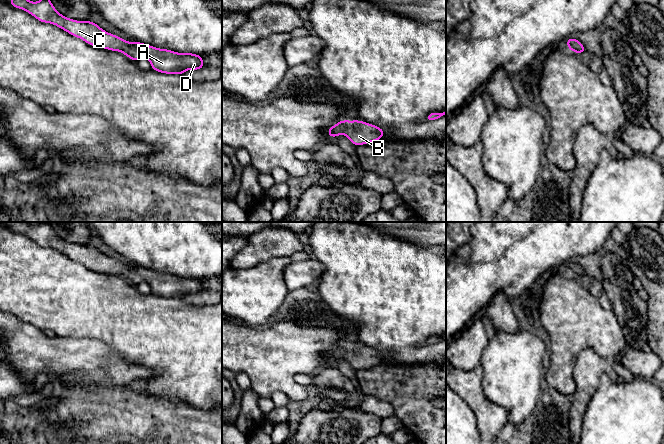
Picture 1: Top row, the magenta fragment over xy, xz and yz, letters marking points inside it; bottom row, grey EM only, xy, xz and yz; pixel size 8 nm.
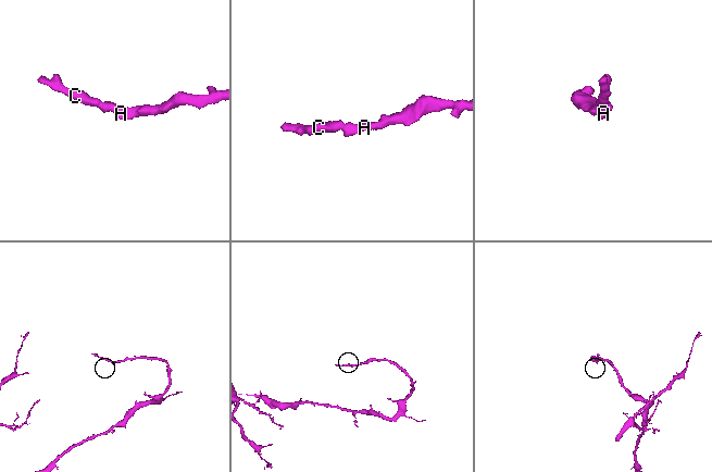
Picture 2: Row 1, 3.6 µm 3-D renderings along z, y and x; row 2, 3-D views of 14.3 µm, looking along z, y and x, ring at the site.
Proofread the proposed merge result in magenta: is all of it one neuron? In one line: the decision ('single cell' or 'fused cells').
single cell

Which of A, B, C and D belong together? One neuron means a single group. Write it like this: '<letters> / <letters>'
A B C D

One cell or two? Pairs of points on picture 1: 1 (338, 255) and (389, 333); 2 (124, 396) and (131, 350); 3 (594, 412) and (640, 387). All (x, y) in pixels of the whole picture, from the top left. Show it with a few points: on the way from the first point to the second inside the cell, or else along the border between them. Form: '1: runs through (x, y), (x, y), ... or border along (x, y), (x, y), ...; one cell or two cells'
1: runs through (357, 274), (389, 306), (389, 314); one cell
2: border along (110, 347), (127, 361), (141, 364), (151, 370); two cells
3: runs through (605, 412), (615, 412), (629, 398); one cell

